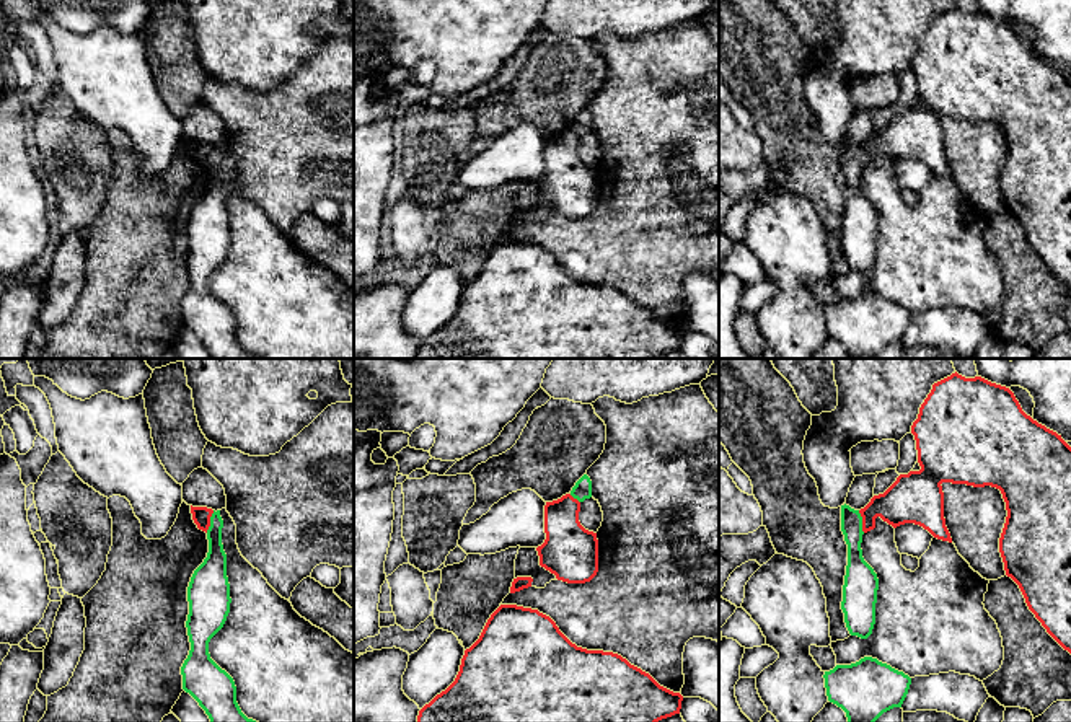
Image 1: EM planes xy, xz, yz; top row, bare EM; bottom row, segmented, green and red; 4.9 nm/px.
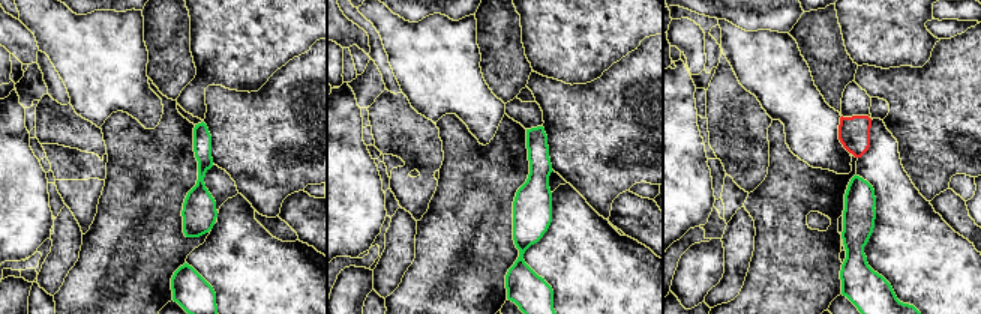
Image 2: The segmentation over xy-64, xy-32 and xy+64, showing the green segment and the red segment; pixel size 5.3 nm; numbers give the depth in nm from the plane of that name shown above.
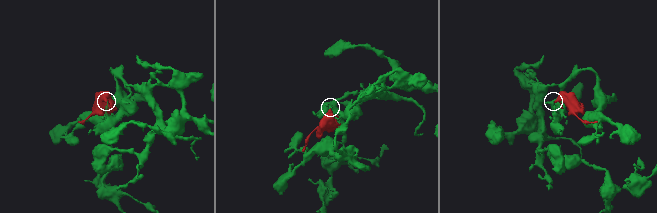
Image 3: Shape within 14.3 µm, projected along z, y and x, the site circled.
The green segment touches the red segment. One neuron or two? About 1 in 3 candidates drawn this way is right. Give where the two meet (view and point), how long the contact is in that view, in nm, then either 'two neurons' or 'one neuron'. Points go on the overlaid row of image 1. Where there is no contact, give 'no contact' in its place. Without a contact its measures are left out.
xy (211, 522) | 120 nm | two neurons

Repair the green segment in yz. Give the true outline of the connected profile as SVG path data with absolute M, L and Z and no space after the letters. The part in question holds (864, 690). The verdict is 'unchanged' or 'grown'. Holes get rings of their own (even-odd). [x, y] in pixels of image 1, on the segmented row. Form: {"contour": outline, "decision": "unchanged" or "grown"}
{"contour": "M872 657L851 665L836 665L825 671L823 678L828 701L846 712L848 722L875 722L884 712L901 707L911 685L908 675Z", "decision": "unchanged"}

